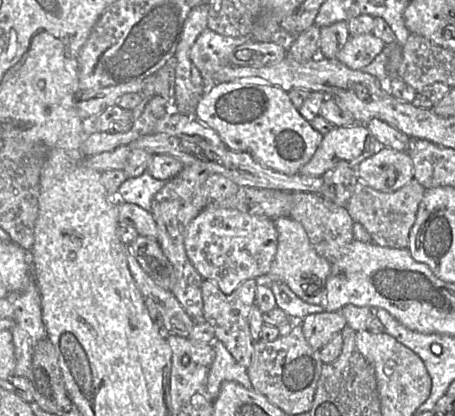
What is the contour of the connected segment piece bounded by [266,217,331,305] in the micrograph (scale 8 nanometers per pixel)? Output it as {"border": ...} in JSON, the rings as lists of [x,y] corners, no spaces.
{"border":[[[276,217],[273,221],[278,233],[278,246],[266,276],[273,282],[285,283],[303,301],[321,305],[327,295],[331,263],[317,254],[300,222],[288,217]]]}

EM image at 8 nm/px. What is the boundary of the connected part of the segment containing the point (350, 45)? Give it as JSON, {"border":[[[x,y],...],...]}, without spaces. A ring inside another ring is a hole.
{"border":[[[372,33],[351,36],[337,55],[337,60],[354,70],[363,70],[387,44]]]}

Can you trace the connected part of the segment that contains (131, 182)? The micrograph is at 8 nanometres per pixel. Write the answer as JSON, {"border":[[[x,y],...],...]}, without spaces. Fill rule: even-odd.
{"border":[[[147,170],[139,177],[126,179],[118,189],[117,200],[132,203],[151,212],[154,196],[167,181],[154,178]]]}

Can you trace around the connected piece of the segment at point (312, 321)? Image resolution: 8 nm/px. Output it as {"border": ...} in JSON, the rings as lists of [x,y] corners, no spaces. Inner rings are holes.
{"border":[[[340,310],[323,311],[310,314],[301,320],[302,332],[309,345],[315,350],[321,350],[332,338],[340,334],[347,326],[345,316]]]}

